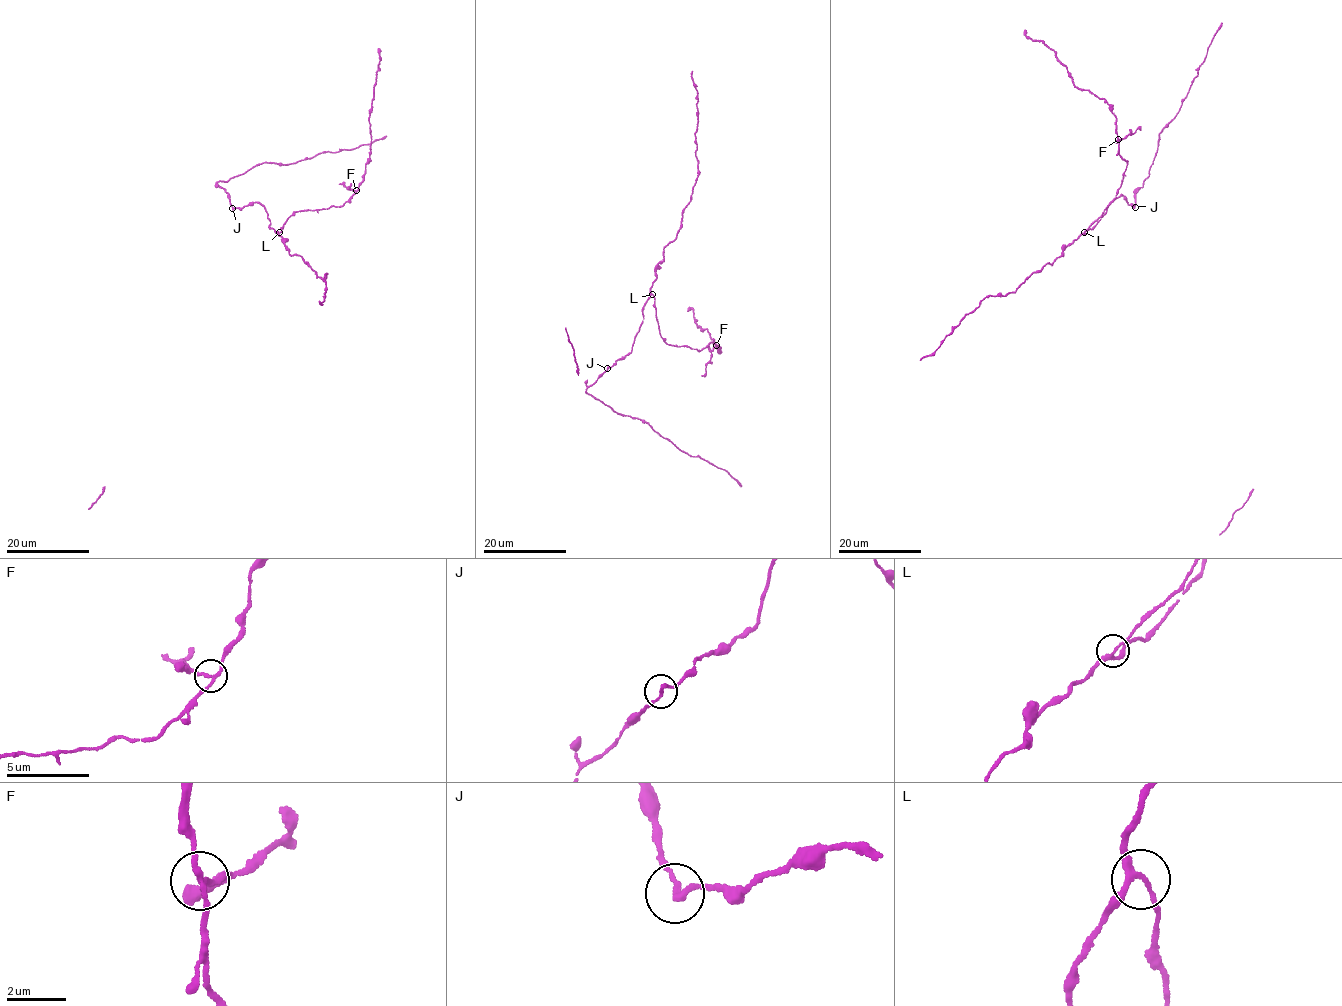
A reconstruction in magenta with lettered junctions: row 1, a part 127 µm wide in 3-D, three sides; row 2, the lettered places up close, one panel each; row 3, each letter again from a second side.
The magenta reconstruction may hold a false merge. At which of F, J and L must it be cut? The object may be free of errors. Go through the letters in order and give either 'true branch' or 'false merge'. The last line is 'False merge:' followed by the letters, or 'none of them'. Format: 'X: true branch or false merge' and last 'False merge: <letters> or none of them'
F: false merge
J: true branch
L: true branch
False merge: F

